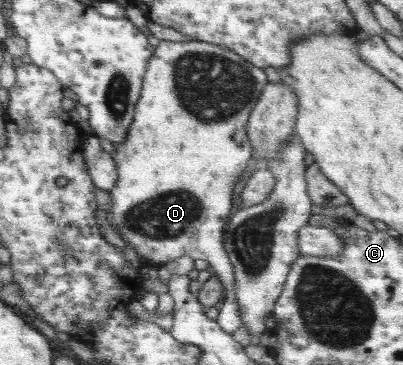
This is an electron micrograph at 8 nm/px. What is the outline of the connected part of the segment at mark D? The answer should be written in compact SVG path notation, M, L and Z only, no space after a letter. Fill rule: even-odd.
M161 40L147 64L126 139L114 147L112 154L118 181L114 188L108 190L112 202L108 221L115 232L126 244L134 247L145 262L152 260L161 266L181 256L209 262L225 291L215 321L228 334L237 331L243 322L232 280L233 266L224 248L223 232L232 212L232 190L252 157L247 122L268 82L263 69L244 60L233 50L223 50L219 45L204 41Z

